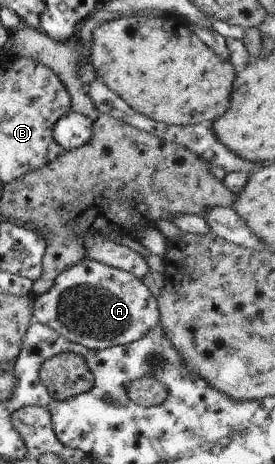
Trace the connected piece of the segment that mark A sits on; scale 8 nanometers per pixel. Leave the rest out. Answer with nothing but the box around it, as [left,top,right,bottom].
[31,258,158,351]

